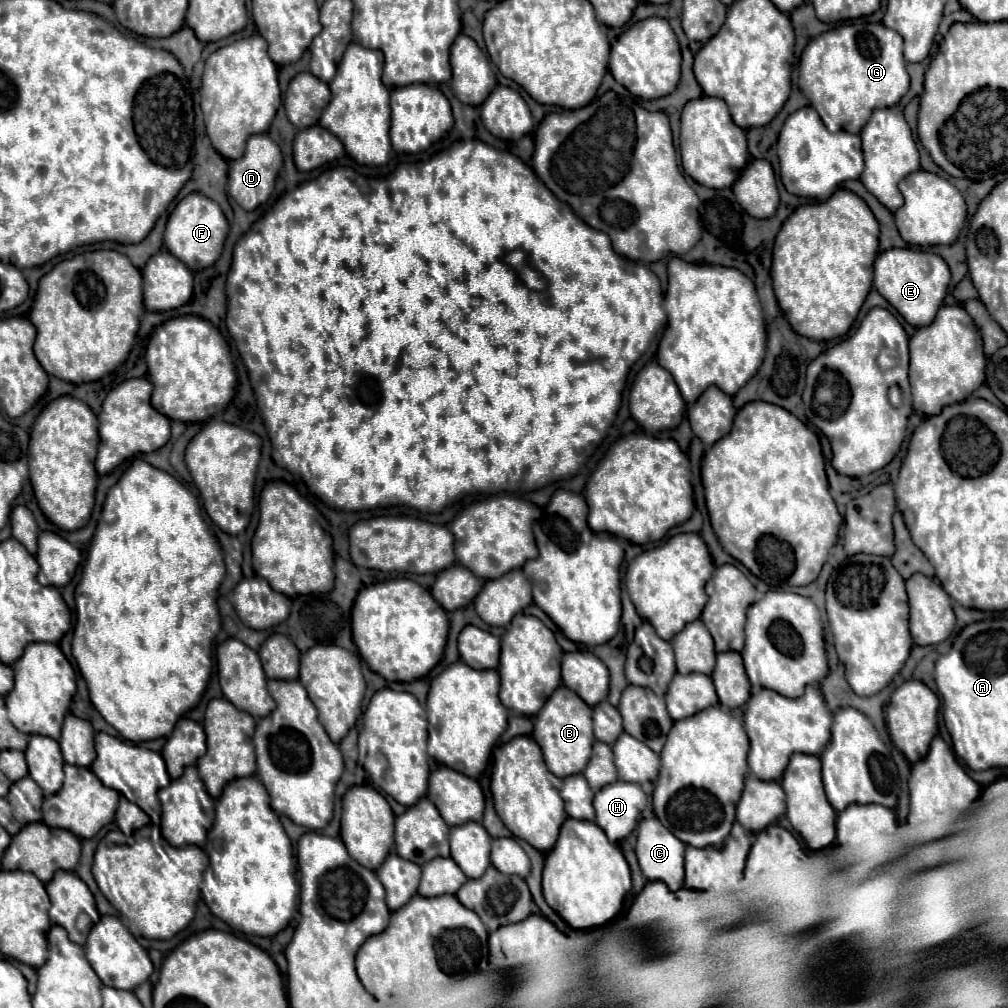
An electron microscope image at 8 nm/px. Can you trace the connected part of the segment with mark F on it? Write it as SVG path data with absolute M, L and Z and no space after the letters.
M195 192L195 194L185 196L171 212L171 216L167 220L163 242L165 242L165 248L169 252L173 252L173 256L177 256L191 270L203 270L203 268L209 268L215 264L215 254L217 254L217 258L221 256L227 230L229 230L229 224L221 212L221 208L207 196Z

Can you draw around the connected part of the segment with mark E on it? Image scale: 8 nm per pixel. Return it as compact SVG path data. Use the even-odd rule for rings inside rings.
M889 248L881 252L875 260L873 286L875 290L911 324L925 326L933 322L937 308L943 304L947 286L951 280L949 266L945 260L931 252L911 250L911 248Z

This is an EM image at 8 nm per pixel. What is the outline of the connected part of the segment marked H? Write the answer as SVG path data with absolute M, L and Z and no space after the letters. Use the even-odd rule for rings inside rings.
M617 780L595 794L593 806L597 812L595 824L609 836L609 842L619 842L637 826L641 810L647 806L647 796L639 784Z

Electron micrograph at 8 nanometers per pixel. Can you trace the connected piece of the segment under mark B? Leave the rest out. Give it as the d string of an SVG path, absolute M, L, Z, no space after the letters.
M559 686L549 696L549 700L545 702L545 706L535 716L533 722L535 722L533 738L541 746L547 768L557 778L565 778L565 776L579 774L585 770L585 764L589 762L591 748L595 742L593 720L591 720L591 708L575 692L569 692L569 688Z

